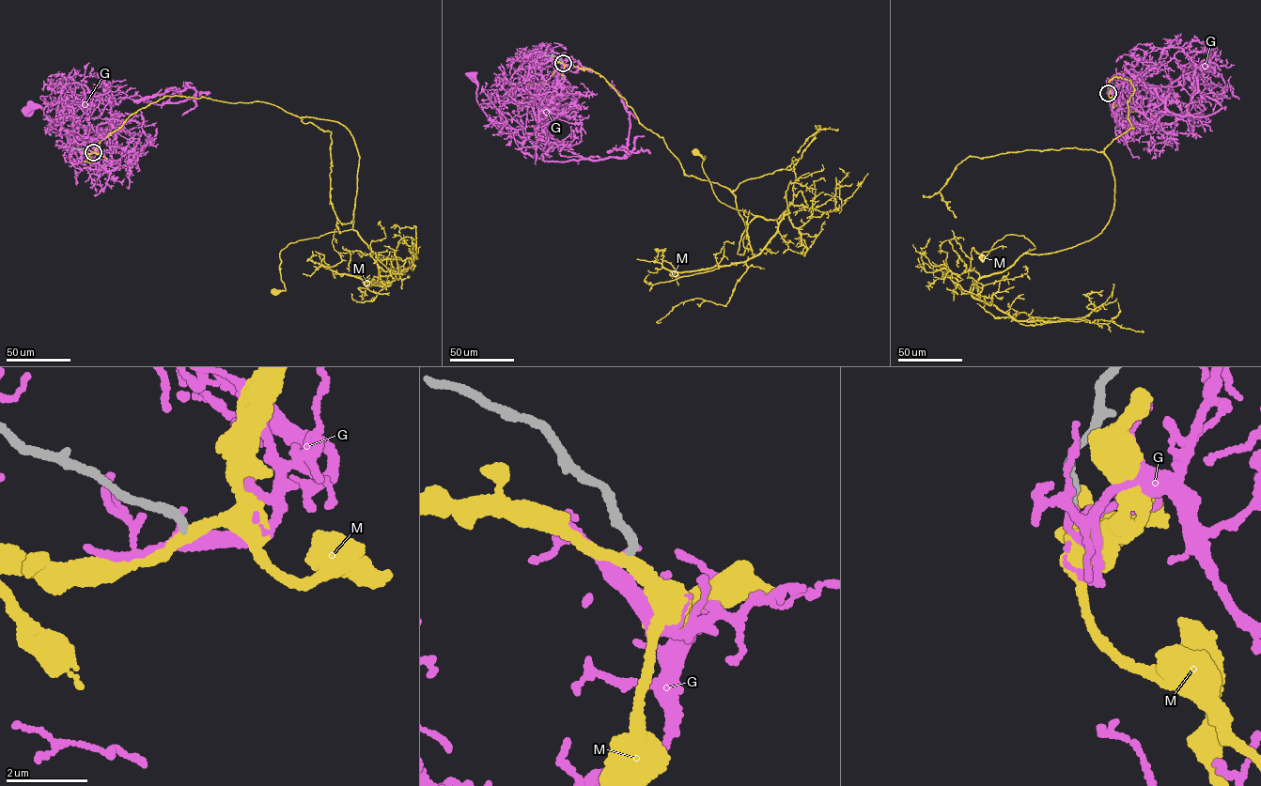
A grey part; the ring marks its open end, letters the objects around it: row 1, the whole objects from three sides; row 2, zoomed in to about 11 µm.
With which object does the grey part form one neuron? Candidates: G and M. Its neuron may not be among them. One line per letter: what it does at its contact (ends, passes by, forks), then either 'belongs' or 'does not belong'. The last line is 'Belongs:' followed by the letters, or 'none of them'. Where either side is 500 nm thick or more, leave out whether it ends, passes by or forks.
G: it passes by | does not belong
M: it passes by | does not belong
Belongs: none of them

